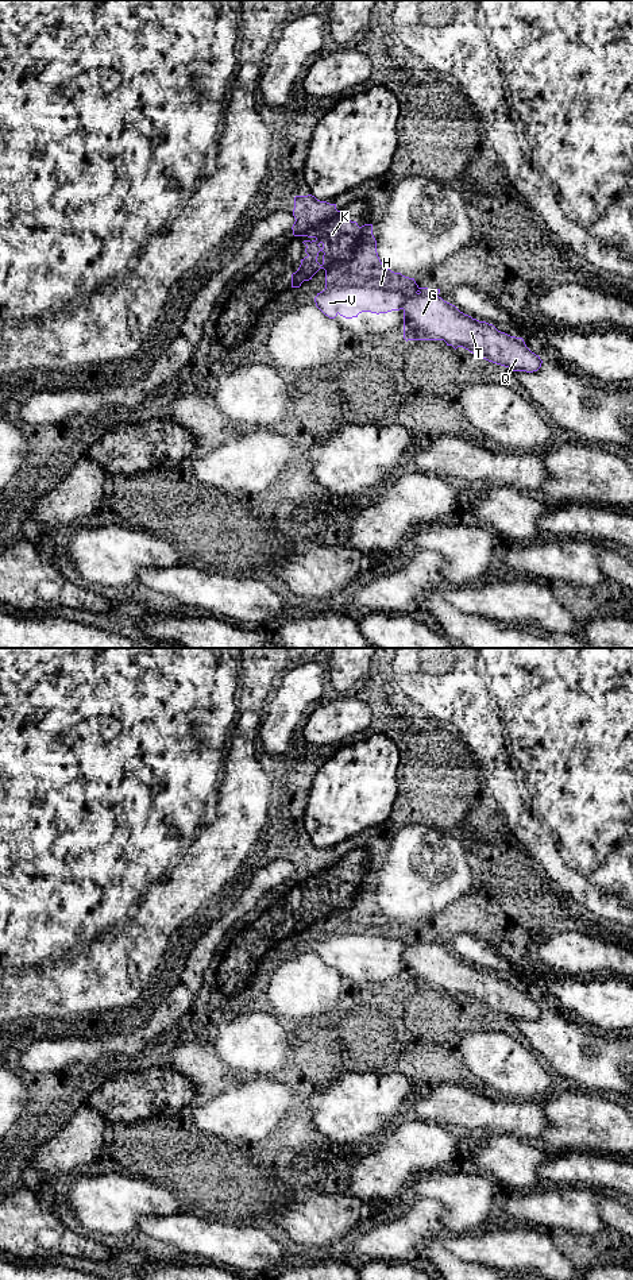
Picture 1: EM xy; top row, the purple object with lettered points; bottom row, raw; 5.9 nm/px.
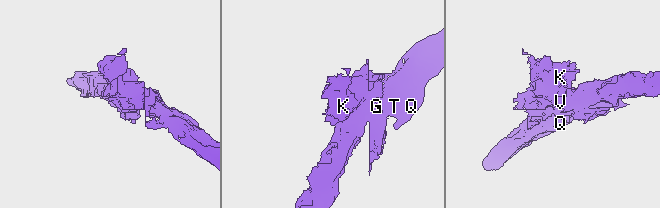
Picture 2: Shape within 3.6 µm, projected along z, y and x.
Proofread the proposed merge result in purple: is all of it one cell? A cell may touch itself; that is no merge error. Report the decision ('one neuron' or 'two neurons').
two neurons

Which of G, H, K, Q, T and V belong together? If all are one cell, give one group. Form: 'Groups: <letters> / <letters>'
Groups: G Q T / H K V

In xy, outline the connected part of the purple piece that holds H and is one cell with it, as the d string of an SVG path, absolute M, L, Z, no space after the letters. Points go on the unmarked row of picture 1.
M296 844L292 878L294 884L308 884L302 891L308 902L292 922L292 936L300 936L304 929L320 918L325 918L325 937L314 945L316 955L329 967L337 963L352 967L362 960L387 961L404 957L404 948L418 937L414 926L394 921L382 913L377 901L373 872L358 874L336 857L336 852L320 849L314 844Z

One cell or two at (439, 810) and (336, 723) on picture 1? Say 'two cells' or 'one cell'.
two cells

